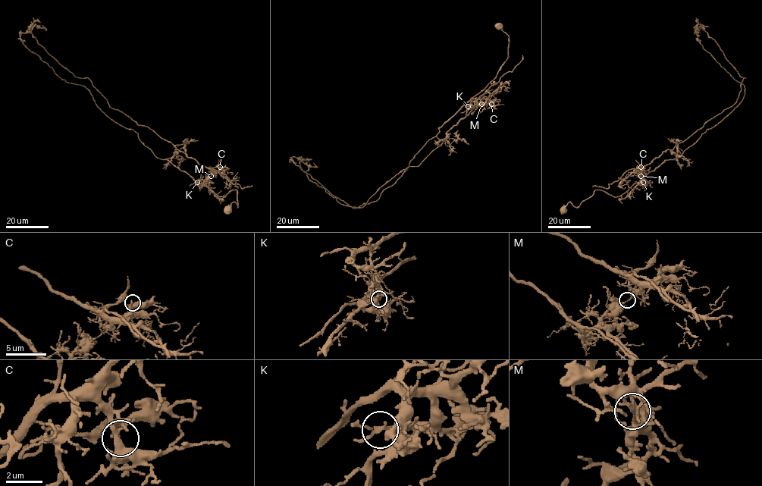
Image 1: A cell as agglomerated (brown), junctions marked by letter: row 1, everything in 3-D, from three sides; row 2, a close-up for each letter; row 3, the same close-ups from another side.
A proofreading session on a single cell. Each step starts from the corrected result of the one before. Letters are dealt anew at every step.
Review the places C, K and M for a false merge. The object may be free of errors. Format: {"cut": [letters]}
{"cut": ["M"]}

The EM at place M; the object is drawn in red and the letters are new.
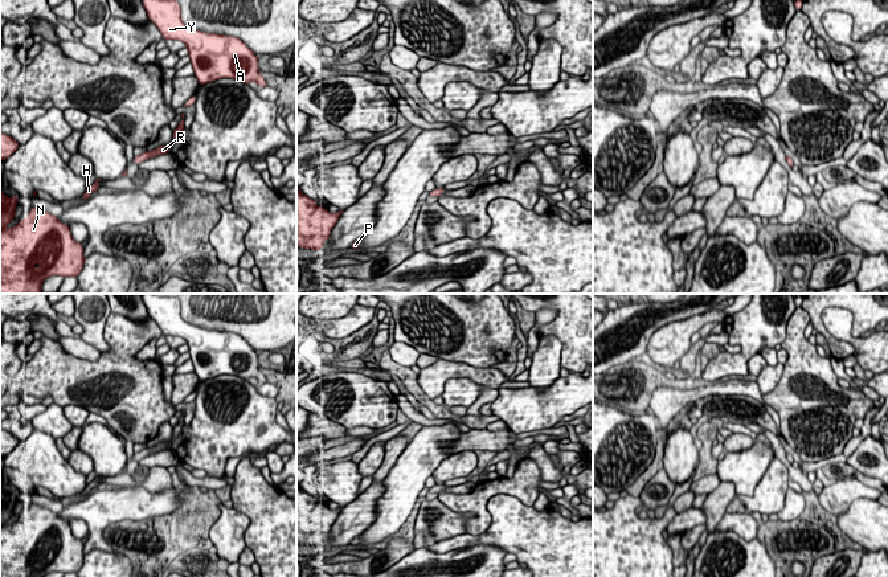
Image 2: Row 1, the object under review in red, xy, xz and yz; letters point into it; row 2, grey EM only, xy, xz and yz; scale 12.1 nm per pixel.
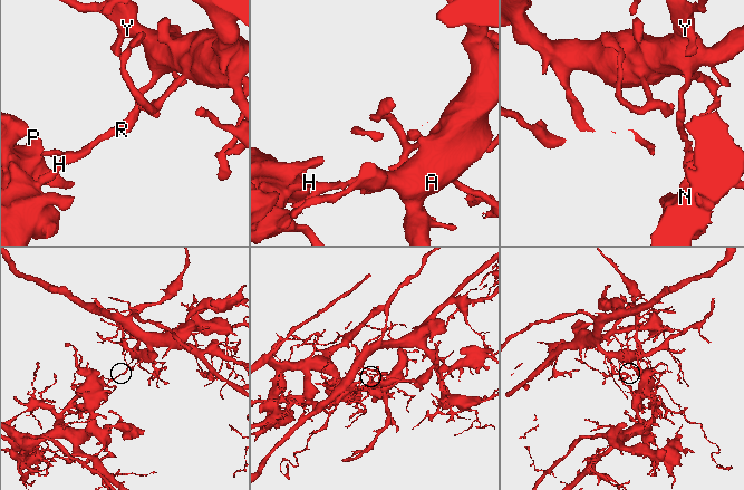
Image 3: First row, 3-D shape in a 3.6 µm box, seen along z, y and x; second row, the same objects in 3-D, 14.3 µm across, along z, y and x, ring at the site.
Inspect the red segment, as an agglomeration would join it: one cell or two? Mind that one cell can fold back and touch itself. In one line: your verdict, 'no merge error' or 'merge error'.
merge error

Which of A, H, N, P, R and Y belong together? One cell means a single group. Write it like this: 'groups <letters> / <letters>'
groups A R Y / H N P

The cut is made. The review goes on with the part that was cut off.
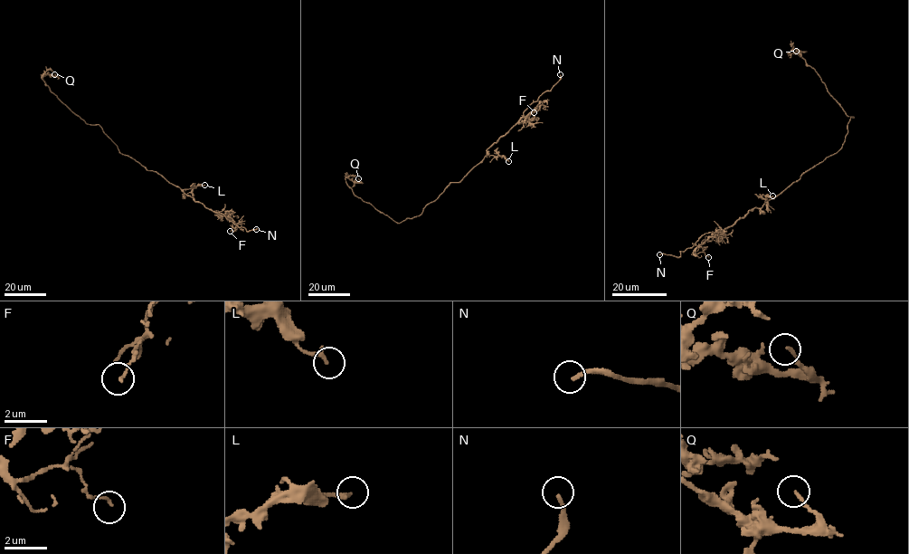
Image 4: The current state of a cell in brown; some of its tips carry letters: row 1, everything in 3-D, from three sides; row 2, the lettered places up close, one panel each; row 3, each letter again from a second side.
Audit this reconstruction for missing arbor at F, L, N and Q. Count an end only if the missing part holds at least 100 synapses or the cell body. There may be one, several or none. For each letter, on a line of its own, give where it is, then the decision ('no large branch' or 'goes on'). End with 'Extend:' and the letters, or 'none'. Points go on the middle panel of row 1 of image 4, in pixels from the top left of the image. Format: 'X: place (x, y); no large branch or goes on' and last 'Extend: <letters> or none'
F: place (534, 112); no large branch
L: place (508, 161); no large branch
N: place (560, 74); goes on
Q: place (358, 178); no large branch
Extend: N

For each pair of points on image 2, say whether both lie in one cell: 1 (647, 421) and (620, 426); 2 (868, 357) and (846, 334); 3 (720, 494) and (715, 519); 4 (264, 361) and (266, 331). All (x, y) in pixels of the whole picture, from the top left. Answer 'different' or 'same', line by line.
1: same
2: same
3: same
4: different

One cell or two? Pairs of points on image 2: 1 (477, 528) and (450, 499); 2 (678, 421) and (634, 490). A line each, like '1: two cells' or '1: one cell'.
1: one cell
2: one cell

